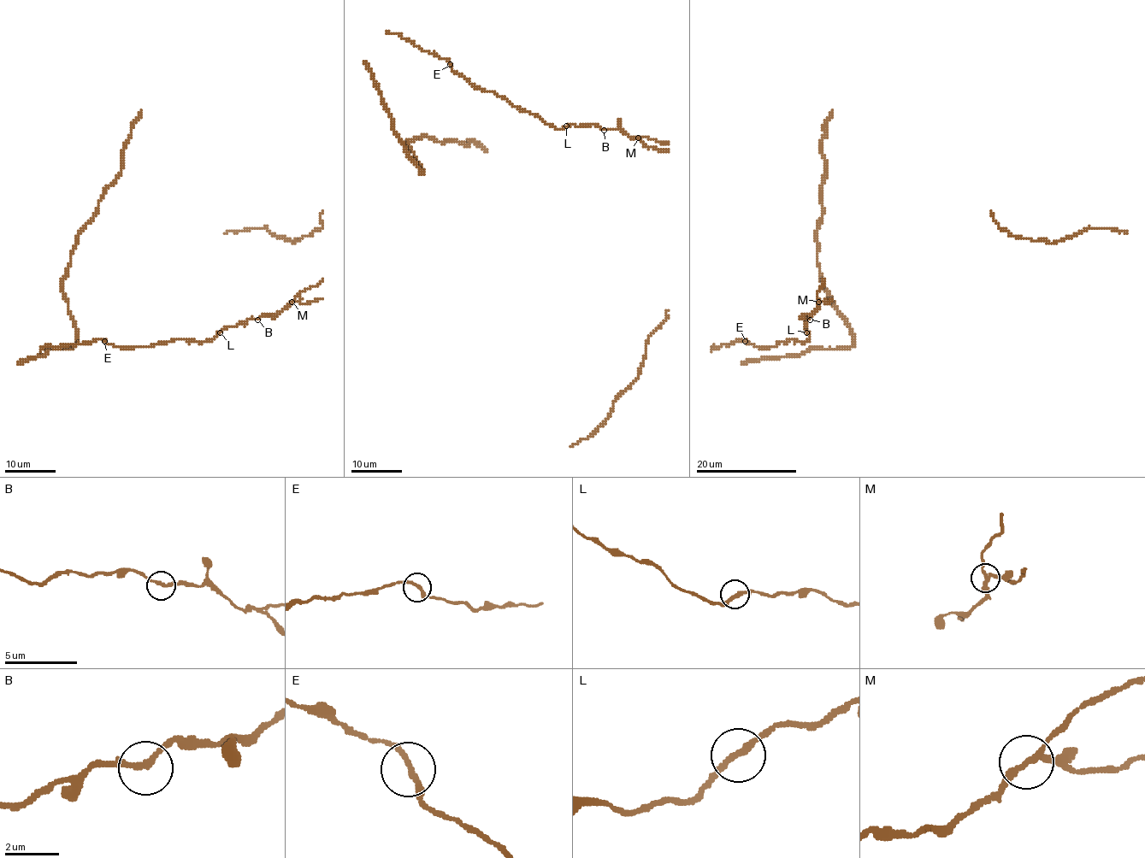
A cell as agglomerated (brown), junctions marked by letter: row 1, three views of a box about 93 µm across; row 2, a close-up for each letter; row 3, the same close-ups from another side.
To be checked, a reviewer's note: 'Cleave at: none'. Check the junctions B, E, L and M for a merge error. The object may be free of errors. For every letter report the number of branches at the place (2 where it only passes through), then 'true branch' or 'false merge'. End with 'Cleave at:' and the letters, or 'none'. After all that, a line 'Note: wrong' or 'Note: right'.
B: 2 branches meet; true branch
E: 2 branches meet; true branch
L: 2 branches meet; true branch
M: 3 branches meet; false merge
Cleave at: M
Note: wrong

